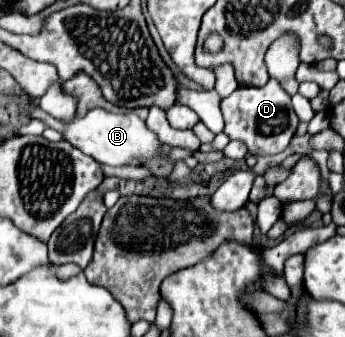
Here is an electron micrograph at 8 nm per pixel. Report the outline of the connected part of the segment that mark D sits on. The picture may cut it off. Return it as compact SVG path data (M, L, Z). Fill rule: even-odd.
M273 78L263 88L237 88L231 96L221 100L221 112L225 118L223 132L231 140L243 142L253 156L273 156L283 152L299 124L291 108L291 96Z

